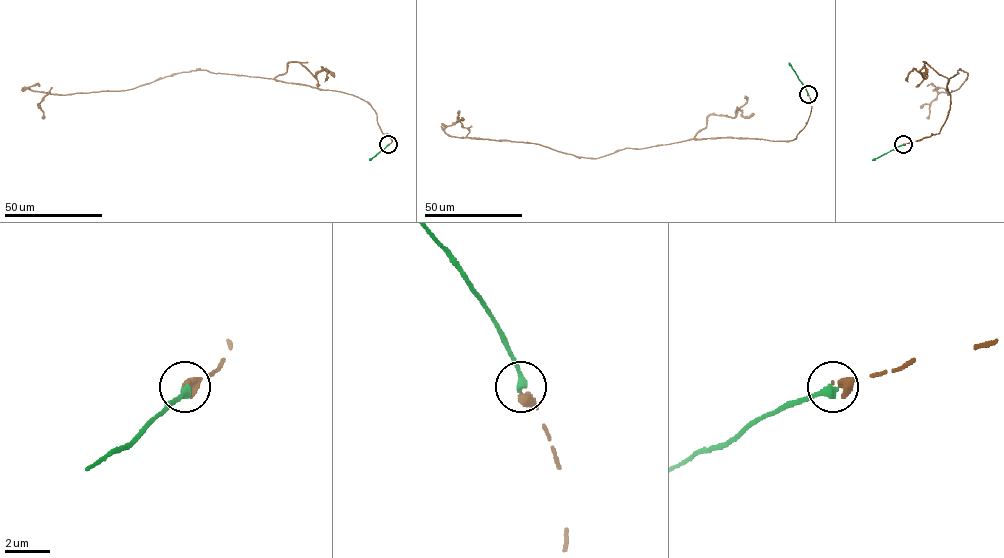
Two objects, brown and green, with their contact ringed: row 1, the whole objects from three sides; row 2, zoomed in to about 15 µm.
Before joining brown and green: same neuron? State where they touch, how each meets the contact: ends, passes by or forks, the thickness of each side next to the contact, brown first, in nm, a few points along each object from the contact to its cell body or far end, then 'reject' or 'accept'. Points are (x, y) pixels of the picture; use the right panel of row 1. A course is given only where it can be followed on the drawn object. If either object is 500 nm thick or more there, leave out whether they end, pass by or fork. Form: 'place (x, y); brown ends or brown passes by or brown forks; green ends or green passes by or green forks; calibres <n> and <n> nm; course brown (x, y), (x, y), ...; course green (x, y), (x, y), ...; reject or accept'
place (903, 144); brown passes by; green ends; calibres 170 and 320 nm; course brown (903, 144), (938, 133), (949, 110), (948, 79), (958, 70), (967, 73), (948, 95), (927, 86); course green (903, 144), (872, 160); accept

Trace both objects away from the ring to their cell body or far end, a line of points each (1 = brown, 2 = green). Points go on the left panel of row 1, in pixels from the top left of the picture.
1: (388, 144), (390, 137), (367, 101), (259, 76), (194, 70), (122, 91), (66, 95), (24, 88), (40, 86)
2: (388, 144), (369, 160)

